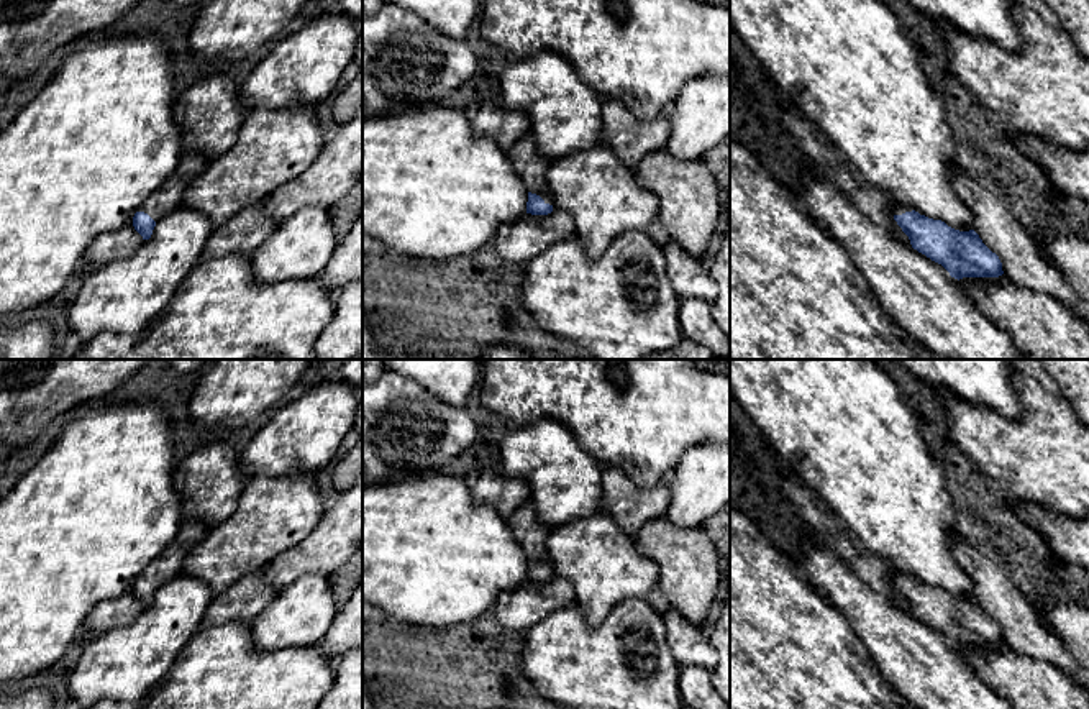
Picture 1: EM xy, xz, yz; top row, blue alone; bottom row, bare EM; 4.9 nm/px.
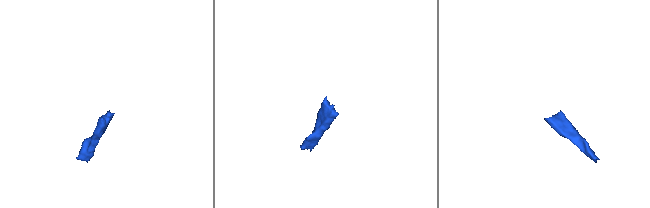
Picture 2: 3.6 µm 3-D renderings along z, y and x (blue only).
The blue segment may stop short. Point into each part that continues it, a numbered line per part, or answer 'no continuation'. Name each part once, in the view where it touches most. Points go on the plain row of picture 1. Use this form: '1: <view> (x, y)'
1: xz (530, 532)

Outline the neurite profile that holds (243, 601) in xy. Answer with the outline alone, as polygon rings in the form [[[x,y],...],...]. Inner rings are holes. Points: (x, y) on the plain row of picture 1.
[[[257,569],[215,596],[202,619],[202,627],[241,620],[251,625],[274,601],[276,591],[266,581],[266,569]]]

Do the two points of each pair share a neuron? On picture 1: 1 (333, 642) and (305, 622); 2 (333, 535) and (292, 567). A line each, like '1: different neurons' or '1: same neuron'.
1: different neurons
2: same neuron

